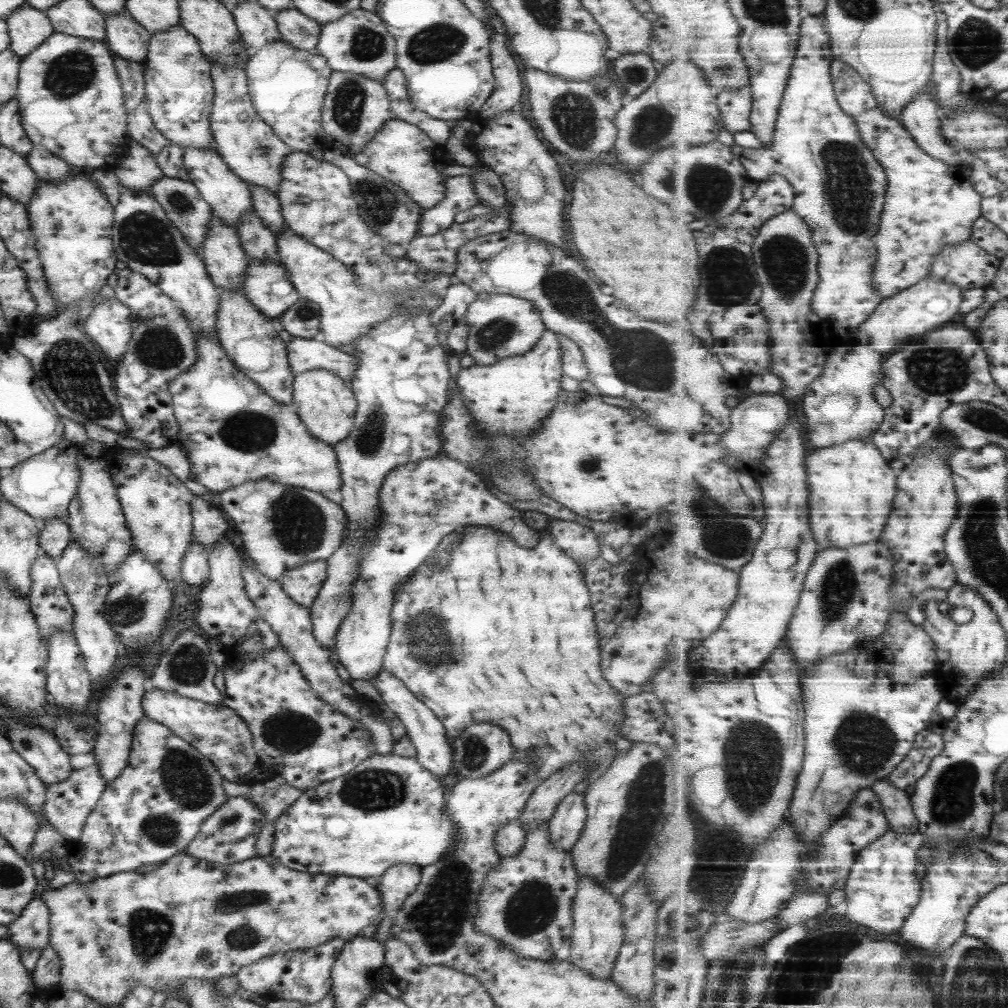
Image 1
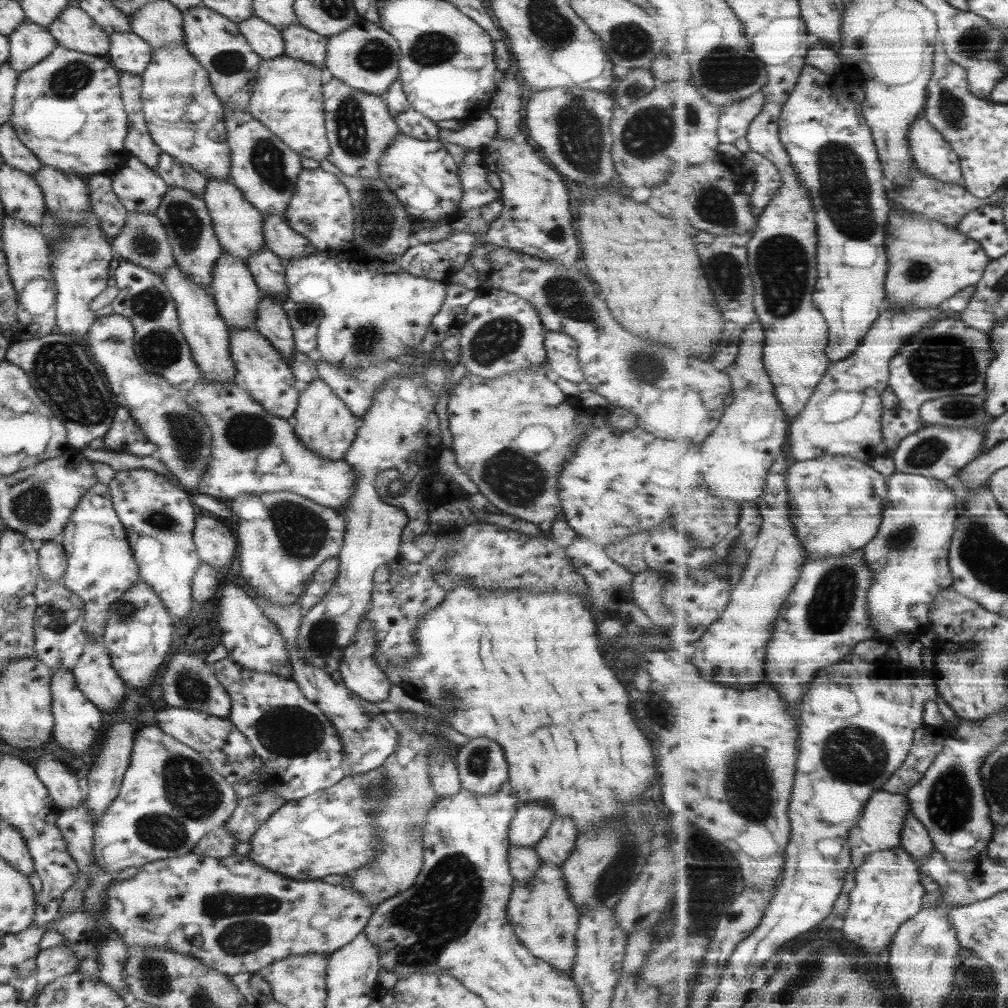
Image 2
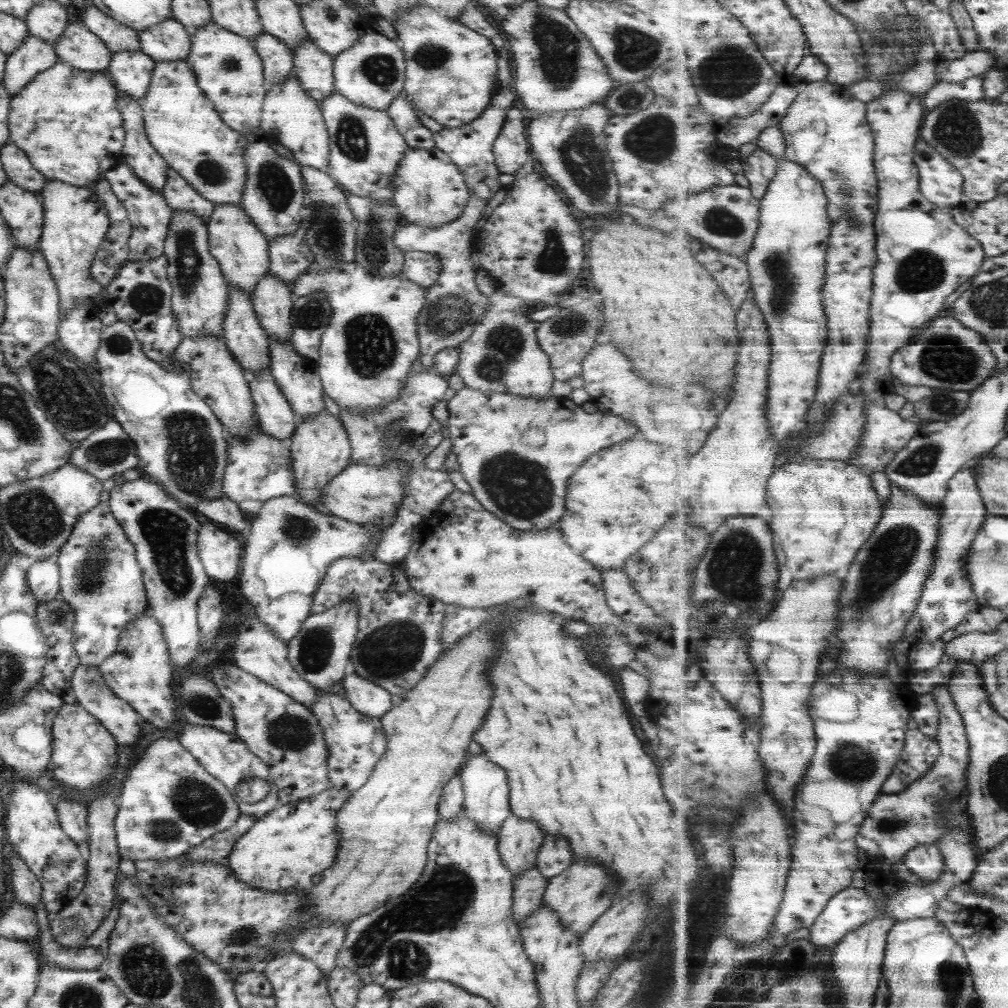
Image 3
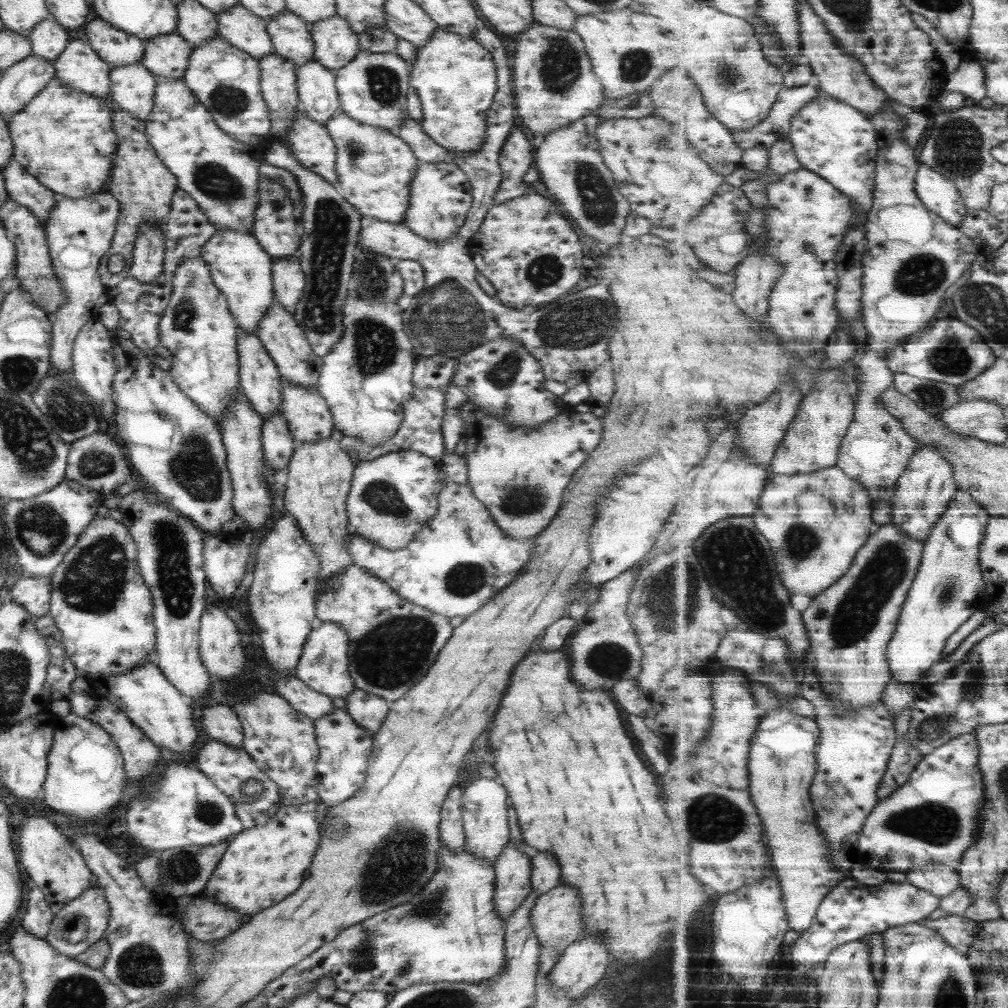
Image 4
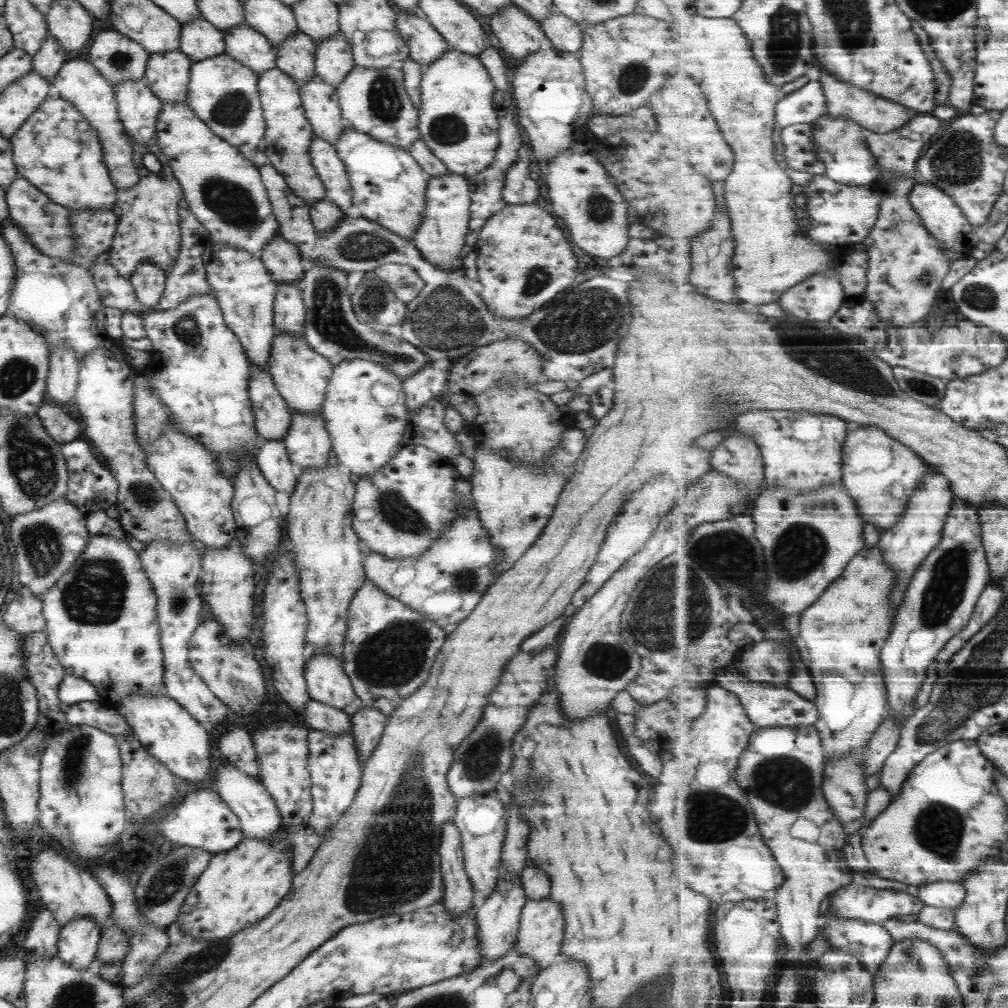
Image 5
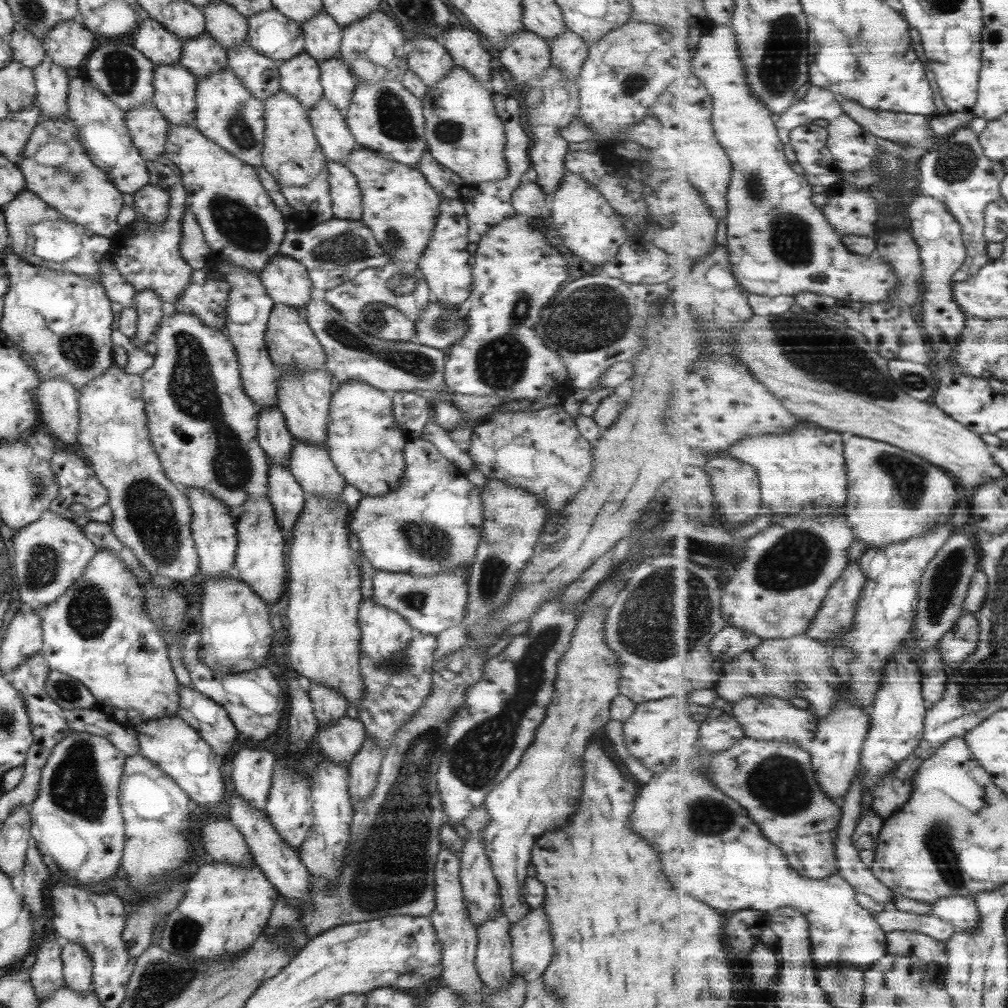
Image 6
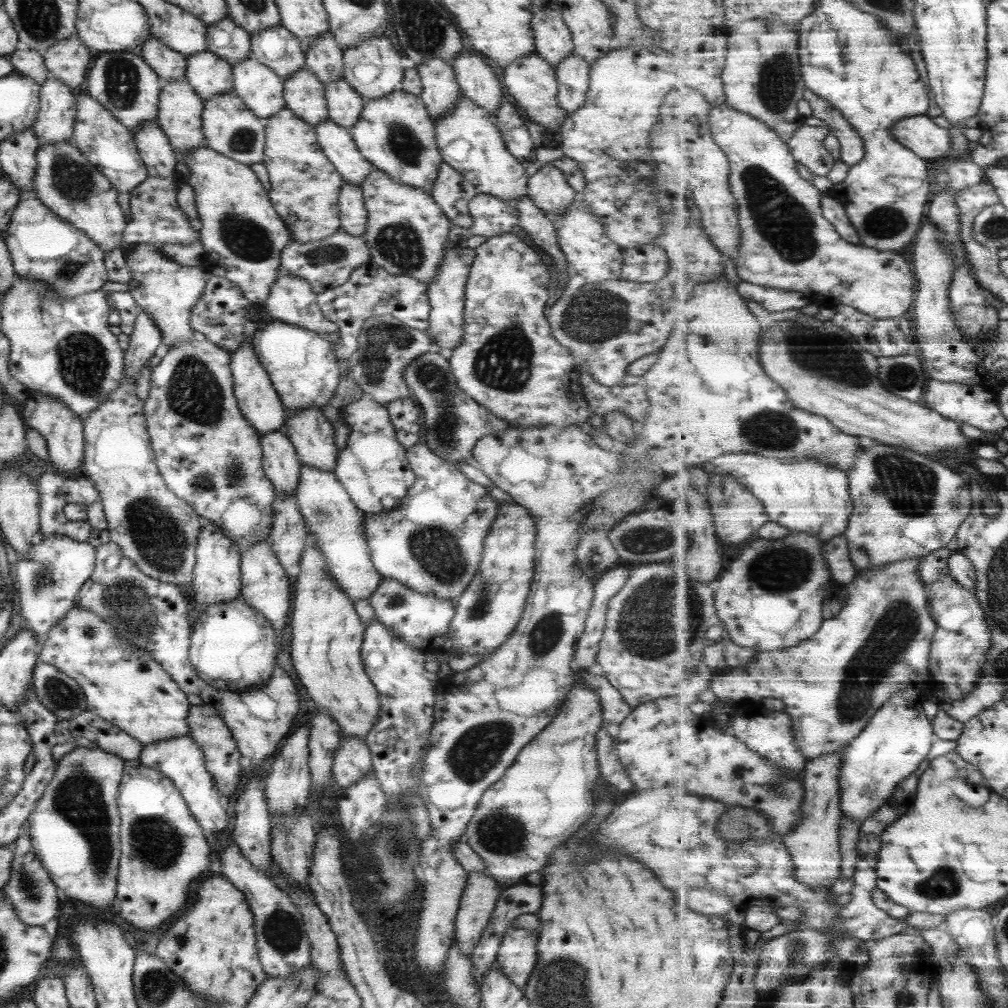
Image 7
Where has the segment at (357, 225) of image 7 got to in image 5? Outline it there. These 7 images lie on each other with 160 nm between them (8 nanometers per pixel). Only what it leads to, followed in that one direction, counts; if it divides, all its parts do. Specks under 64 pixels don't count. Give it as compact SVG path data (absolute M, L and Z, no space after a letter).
M313 135L309 158L324 188L324 199L346 214L351 205L351 187L335 146Z

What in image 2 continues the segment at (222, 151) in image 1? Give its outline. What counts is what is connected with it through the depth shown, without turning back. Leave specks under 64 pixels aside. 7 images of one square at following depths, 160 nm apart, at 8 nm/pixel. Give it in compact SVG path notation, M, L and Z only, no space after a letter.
M242 108L235 111L224 110L223 126L230 154L230 182L237 186L243 198L256 208L262 217L266 214L284 217L297 174L302 169L299 164L300 156Z

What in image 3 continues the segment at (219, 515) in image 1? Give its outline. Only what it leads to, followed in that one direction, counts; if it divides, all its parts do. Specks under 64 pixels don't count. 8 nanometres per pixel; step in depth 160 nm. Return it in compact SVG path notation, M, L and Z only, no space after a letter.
M202 520L195 548L205 574L211 581L229 582L237 576L242 548L223 528Z

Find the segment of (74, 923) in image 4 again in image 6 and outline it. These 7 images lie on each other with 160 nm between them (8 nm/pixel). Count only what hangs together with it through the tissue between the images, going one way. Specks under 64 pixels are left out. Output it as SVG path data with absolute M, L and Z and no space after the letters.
M67 943L60 950L60 958L65 986L79 995L87 993L91 989L92 965L85 949L75 943Z

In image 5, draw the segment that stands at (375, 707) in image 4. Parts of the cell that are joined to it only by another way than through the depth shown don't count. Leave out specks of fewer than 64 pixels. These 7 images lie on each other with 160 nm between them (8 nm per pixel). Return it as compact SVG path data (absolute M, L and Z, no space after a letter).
M362 705L350 716L350 733L357 749L357 760L361 765L377 747L387 719L376 708Z

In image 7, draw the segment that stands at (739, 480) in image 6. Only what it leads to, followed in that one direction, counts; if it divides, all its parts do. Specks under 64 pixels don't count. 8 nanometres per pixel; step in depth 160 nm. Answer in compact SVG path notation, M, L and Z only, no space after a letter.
M711 473L710 475L708 498L720 545L749 544L757 536L759 529L771 520L763 502L755 497L749 489L745 489L737 479L733 479L731 475L721 473Z

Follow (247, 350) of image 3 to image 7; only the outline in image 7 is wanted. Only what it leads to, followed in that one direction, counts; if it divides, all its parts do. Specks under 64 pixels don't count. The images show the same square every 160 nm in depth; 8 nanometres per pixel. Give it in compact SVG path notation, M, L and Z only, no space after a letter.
M280 429L261 434L259 444L262 454L261 469L263 470L263 475L265 475L267 480L273 485L273 491L283 493L284 495L294 495L299 478L300 464L298 463L295 449L291 442L289 442L287 434L283 434Z

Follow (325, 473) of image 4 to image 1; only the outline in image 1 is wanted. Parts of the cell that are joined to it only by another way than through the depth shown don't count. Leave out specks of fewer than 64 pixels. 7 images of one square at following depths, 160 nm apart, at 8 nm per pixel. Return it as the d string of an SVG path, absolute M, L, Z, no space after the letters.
M314 368L295 375L292 382L291 405L305 425L306 431L330 447L345 438L354 428L356 400L352 390L347 382L343 382L328 370Z

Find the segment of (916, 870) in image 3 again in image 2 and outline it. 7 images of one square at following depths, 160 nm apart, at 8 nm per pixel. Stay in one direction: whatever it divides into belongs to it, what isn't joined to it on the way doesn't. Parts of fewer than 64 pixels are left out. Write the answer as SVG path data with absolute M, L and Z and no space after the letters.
M913 812L906 816L901 845L914 856L918 863L922 862L926 856L930 856L936 850L927 827Z

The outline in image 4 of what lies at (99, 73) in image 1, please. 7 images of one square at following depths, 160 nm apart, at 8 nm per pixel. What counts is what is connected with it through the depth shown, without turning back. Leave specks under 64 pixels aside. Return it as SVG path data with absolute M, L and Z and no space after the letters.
M53 77L45 88L7 120L8 135L12 142L12 158L25 172L33 175L41 186L54 192L56 197L86 198L105 188L112 167L111 158L116 149L116 136L112 131L114 106L108 100L94 98L80 90L73 90Z

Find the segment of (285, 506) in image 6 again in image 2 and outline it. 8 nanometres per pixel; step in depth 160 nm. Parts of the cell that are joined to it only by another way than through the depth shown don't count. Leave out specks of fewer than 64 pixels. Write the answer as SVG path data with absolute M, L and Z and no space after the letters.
M251 326L245 328L227 328L228 350L236 370L235 378L249 396L263 407L265 412L294 425L293 414L298 403L299 388L285 358Z

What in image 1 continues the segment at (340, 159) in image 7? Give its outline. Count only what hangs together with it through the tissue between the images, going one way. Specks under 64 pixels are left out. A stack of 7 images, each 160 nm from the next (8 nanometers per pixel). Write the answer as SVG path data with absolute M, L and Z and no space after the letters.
M289 6L285 11L277 11L274 20L280 39L289 47L297 51L315 53L320 32L319 25L313 19L305 17L305 14Z

